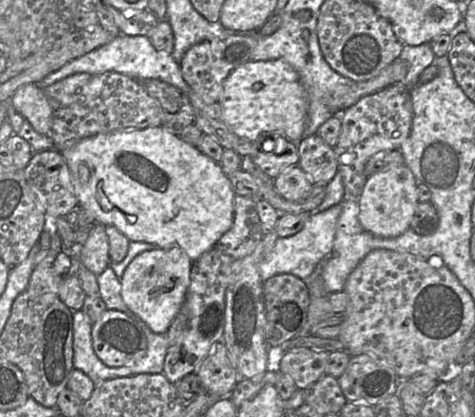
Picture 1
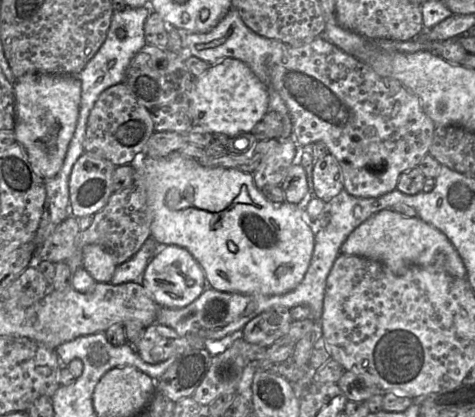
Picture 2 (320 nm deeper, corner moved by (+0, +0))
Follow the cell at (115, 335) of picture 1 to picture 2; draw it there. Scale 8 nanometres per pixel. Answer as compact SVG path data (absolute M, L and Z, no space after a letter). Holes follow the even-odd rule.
M158 323L145 327L142 337L132 345L141 359L151 365L167 360L172 355L181 355L191 349L201 349L205 346L205 339L196 334L179 335L174 329Z

